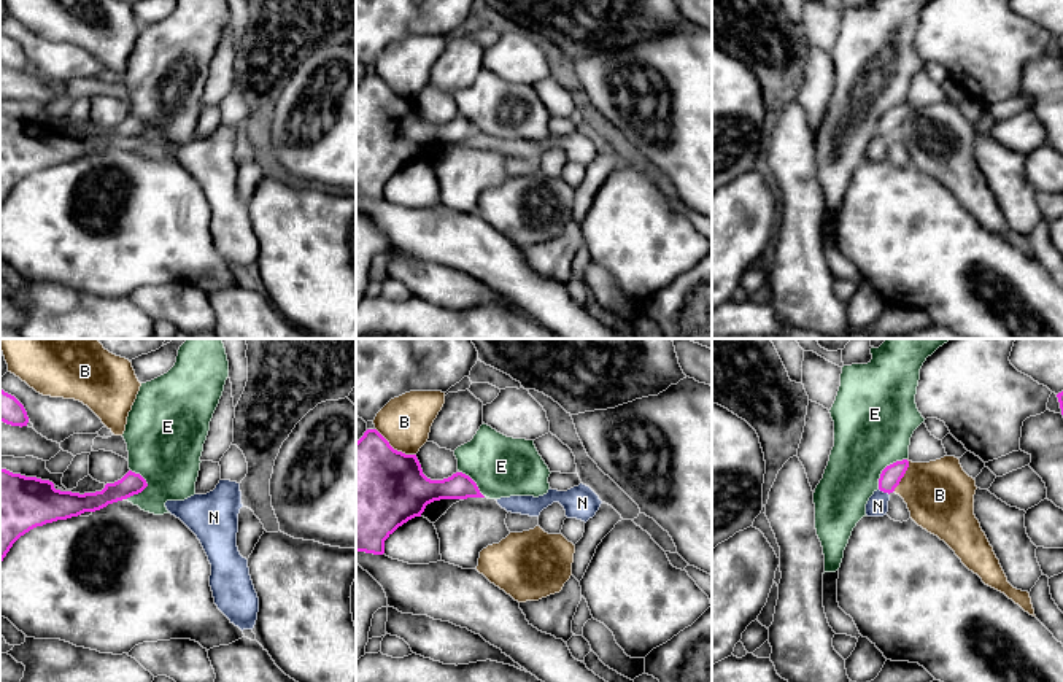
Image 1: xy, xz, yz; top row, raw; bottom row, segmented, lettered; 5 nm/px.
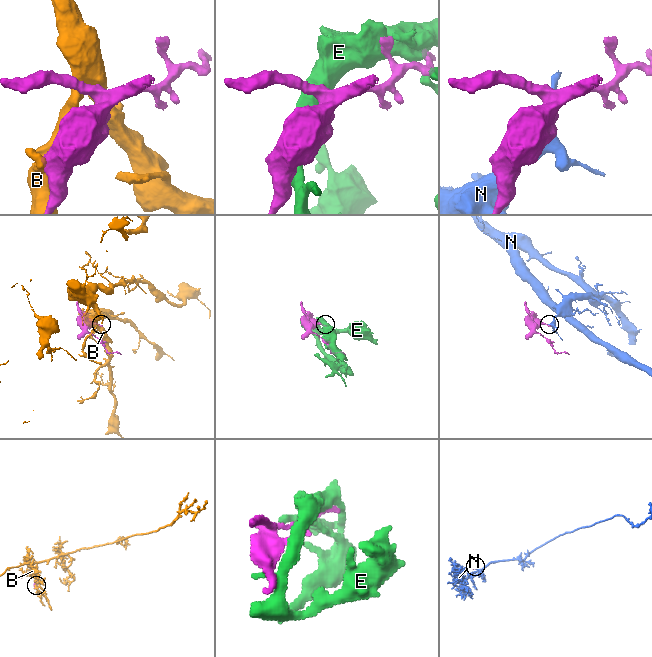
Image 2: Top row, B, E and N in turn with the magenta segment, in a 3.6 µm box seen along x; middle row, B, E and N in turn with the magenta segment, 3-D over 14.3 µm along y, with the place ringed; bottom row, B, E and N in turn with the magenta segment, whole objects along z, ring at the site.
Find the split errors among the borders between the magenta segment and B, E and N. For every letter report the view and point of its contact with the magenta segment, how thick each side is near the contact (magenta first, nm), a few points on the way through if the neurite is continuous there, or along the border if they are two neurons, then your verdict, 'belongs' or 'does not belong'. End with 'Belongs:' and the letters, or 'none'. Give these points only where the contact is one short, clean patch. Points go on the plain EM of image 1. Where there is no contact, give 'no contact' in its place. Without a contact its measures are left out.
B: contact xz (393, 92); calibres 500 and 260 nm; does not belong
E: contact xy (145, 131); calibres 110 and 380 nm; does not belong
N: contact yz (884, 135); calibres 110 and 110 nm; border yz (879, 132), (889, 139); does not belong
Belongs: none

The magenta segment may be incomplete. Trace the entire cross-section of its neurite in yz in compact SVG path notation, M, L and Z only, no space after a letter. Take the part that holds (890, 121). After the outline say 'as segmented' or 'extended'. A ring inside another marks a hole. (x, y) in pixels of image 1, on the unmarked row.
M896 105L890 110L887 110L879 122L879 134L883 137L893 137L895 132L899 129L901 122L904 121L906 114L909 111L909 105Z; as segmented

